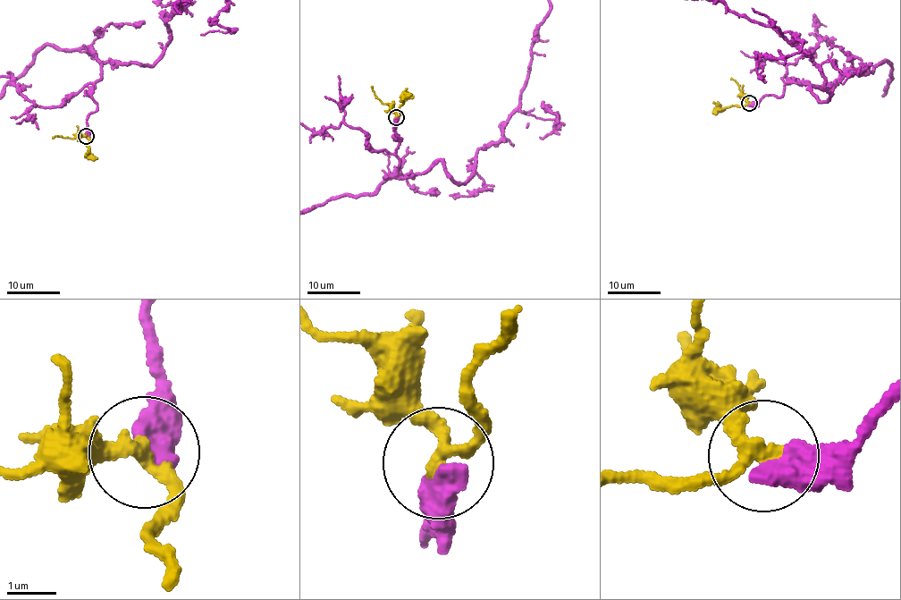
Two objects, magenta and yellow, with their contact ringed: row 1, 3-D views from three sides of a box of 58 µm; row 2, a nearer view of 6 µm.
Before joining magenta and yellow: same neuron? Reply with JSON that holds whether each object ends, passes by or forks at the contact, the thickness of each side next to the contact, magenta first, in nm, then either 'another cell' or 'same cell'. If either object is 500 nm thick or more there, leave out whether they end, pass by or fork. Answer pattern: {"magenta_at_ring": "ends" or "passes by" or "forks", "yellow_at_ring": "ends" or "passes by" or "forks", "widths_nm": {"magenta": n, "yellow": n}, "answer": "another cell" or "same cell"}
{"magenta_at_ring": "ends", "yellow_at_ring": "passes by", "widths_nm": {"magenta": 460, "yellow": 280}, "answer": "same cell"}

